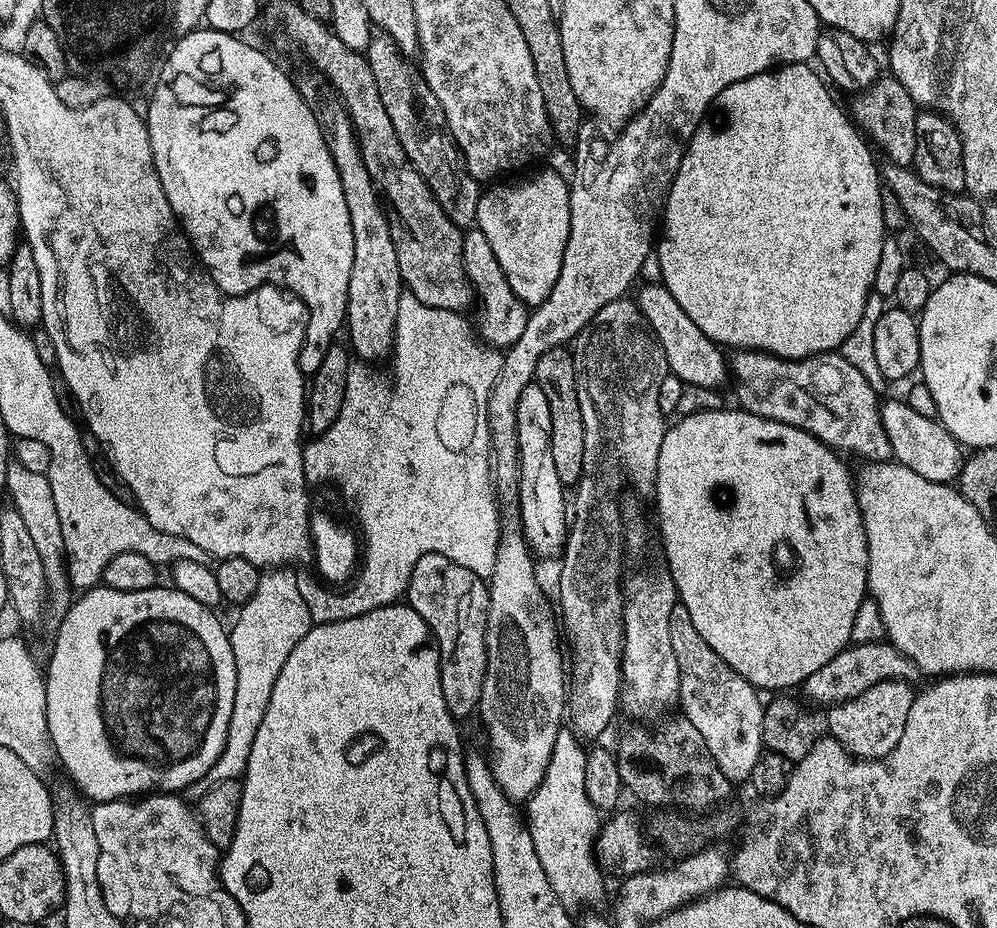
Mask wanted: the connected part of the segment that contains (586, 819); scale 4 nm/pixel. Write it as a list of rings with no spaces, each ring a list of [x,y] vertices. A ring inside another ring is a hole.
[[[561,730],[558,738],[554,738],[554,748],[550,754],[550,764],[538,790],[526,801],[526,823],[530,830],[530,838],[534,838],[534,851],[538,853],[538,862],[542,862],[542,870],[546,870],[546,879],[550,881],[550,890],[564,903],[565,908],[588,908],[596,904],[604,896],[605,873],[596,863],[594,849],[596,834],[600,831],[602,816],[586,796],[585,769],[587,751],[572,731]]]

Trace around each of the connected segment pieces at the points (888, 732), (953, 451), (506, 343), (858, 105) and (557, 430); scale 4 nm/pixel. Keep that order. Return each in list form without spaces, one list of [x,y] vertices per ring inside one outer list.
[[[883,680],[846,702],[831,705],[827,709],[828,714],[826,713],[827,735],[839,742],[857,760],[882,760],[898,746],[902,730],[906,730],[906,714],[910,714],[914,699],[912,687],[913,685],[905,680]]]
[[[903,399],[883,401],[880,408],[880,423],[890,438],[895,463],[904,464],[914,474],[922,474],[930,482],[952,484],[960,475],[962,467],[961,445],[944,429],[939,419],[918,414]]]
[[[472,226],[463,233],[463,238],[462,262],[478,304],[480,300],[479,335],[485,345],[497,350],[507,350],[514,342],[518,342],[518,338],[522,338],[522,330],[526,330],[529,309],[516,297],[514,290],[510,290],[510,282],[506,282],[502,266],[498,266],[498,258],[494,258],[494,250],[490,247],[486,234],[482,234],[480,228]]]
[[[884,74],[859,89],[855,95],[850,115],[856,127],[877,149],[880,147],[888,155],[887,159],[891,163],[901,166],[911,165],[916,145],[918,106],[910,98],[908,91],[891,75]]]
[[[561,346],[550,350],[538,362],[534,383],[546,394],[550,406],[550,454],[554,454],[554,467],[558,469],[558,478],[566,486],[580,483],[584,472],[582,454],[586,450],[586,434],[582,426],[582,410],[578,406],[578,386],[574,374],[572,353]]]

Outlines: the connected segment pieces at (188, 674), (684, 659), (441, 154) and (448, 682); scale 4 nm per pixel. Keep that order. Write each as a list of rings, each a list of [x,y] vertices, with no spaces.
[[[97,586],[89,588],[67,605],[68,613],[56,632],[56,641],[52,644],[52,657],[46,664],[46,722],[49,738],[52,740],[55,759],[59,767],[68,771],[68,776],[89,796],[92,802],[136,798],[141,794],[180,794],[194,782],[198,782],[218,762],[226,746],[226,734],[230,726],[230,714],[234,710],[234,686],[236,685],[236,667],[232,637],[226,624],[215,615],[213,609],[194,602],[190,594],[180,592],[175,586],[157,586],[146,590],[114,590]]]
[[[679,602],[674,610],[670,610],[670,642],[678,662],[679,711],[688,719],[690,726],[702,734],[706,750],[729,782],[751,781],[752,771],[764,748],[762,726],[766,704],[764,700],[760,701],[761,693],[746,682],[738,670],[730,670],[730,666],[726,666],[726,662],[706,646],[706,642],[702,642],[702,634],[694,630],[694,622],[690,622],[686,606]]]
[[[385,34],[373,35],[372,41],[368,43],[366,55],[370,70],[374,73],[374,82],[378,82],[378,94],[382,94],[382,107],[386,109],[390,123],[394,125],[394,131],[398,133],[398,142],[402,144],[402,150],[406,150],[406,158],[410,158],[410,162],[422,174],[422,178],[430,186],[438,206],[442,206],[442,210],[446,214],[446,218],[450,218],[450,222],[454,222],[456,227],[461,230],[475,225],[482,184],[473,176],[469,176],[459,148],[456,147],[452,137],[448,135],[448,123],[438,98],[434,98],[434,90],[430,90],[419,67],[413,61],[412,64],[408,61],[411,59],[401,52],[400,47],[394,42],[394,38]]]
[[[422,554],[412,567],[408,579],[406,593],[408,603],[426,622],[440,651],[440,677],[442,678],[442,698],[446,698],[446,706],[450,714],[463,718],[477,711],[482,698],[482,682],[486,678],[486,614],[488,613],[488,585],[485,577],[474,574],[474,570],[466,570],[466,566],[458,566],[458,562],[450,562],[450,558],[442,558],[442,554]]]

